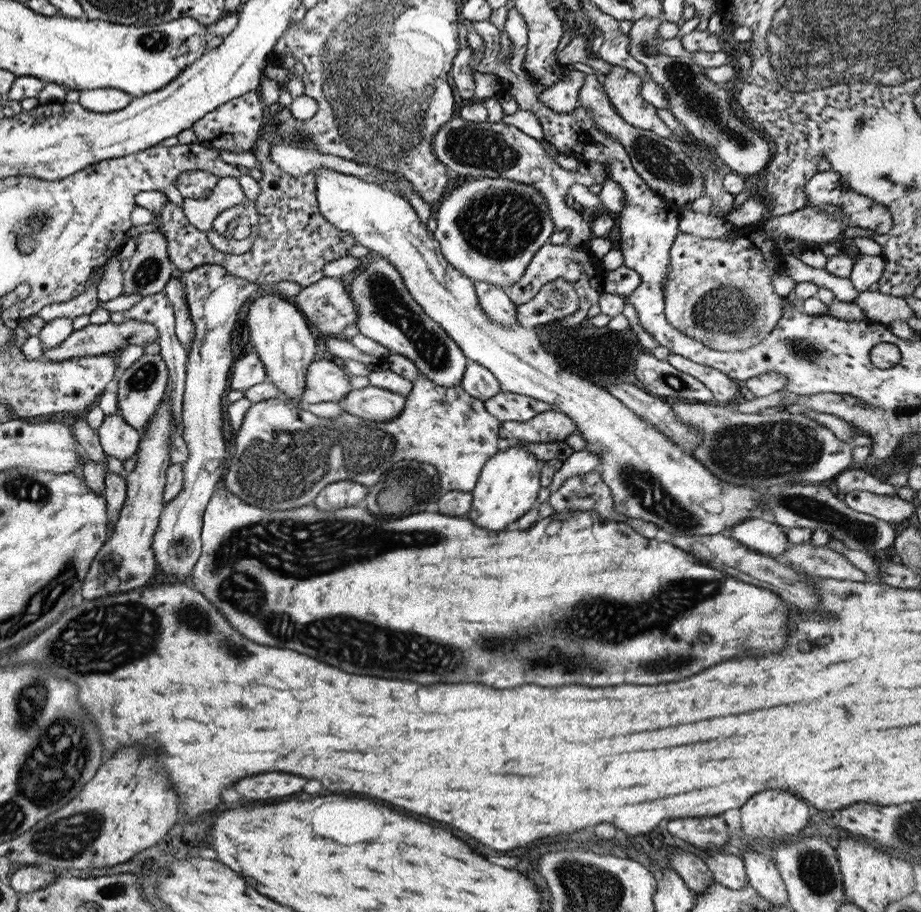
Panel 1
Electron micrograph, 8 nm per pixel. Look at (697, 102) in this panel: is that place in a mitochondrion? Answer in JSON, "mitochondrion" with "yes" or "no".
{"mitochondrion":"yes"}

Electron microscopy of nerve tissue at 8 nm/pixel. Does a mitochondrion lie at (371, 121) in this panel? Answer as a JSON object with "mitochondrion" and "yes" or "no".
{"mitochondrion":"yes"}

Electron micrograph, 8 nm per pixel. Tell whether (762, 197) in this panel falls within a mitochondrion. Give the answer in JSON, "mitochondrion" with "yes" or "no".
{"mitochondrion":"no"}

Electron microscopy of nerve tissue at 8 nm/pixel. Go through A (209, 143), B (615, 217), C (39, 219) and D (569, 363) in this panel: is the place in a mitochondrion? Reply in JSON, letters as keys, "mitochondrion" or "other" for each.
{"A":"other","B":"other","C":"mitochondrion","D":"other"}

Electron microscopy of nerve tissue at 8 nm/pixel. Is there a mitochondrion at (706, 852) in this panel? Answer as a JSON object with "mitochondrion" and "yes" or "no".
{"mitochondrion":"no"}

